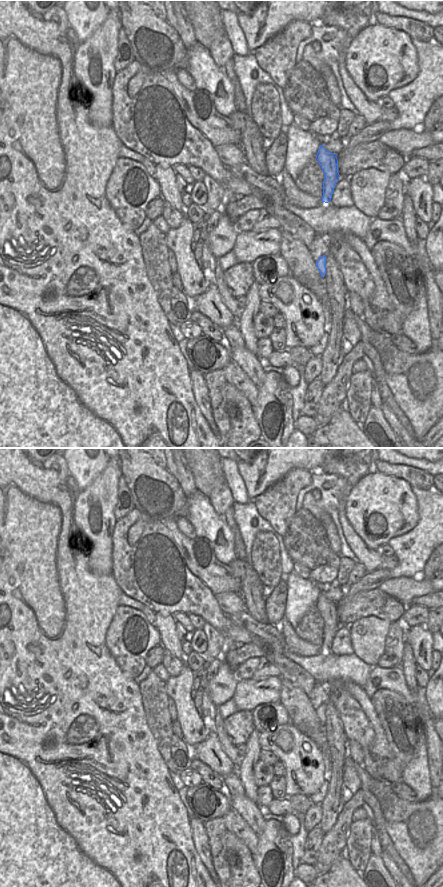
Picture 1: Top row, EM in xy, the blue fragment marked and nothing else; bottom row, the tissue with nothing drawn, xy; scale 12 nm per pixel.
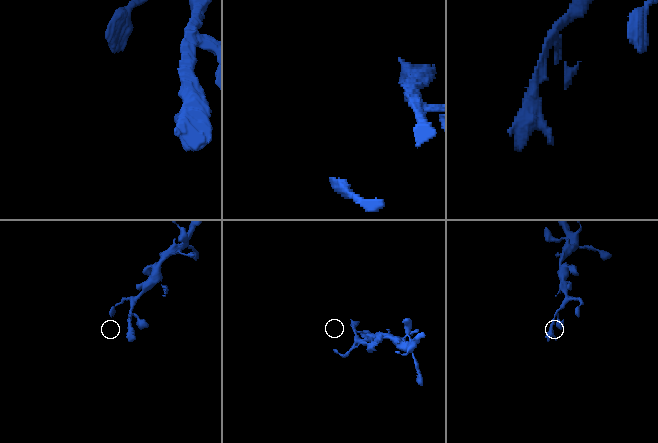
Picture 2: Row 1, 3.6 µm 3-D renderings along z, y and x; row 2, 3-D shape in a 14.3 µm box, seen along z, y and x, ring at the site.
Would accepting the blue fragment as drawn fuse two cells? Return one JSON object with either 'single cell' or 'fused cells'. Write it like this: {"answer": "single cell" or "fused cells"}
{"answer": "single cell"}

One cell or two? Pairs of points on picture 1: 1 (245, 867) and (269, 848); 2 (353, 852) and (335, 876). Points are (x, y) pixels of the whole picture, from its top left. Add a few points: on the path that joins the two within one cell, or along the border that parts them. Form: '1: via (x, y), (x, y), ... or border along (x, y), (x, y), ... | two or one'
1: border along (251, 854), (254, 866), (260, 876) | two
2: border along (344, 854), (349, 863), (360, 873) | two

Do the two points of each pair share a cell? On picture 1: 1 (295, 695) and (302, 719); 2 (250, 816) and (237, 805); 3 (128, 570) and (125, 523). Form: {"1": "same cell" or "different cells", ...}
{"1": "same cell", "2": "same cell", "3": "same cell"}

